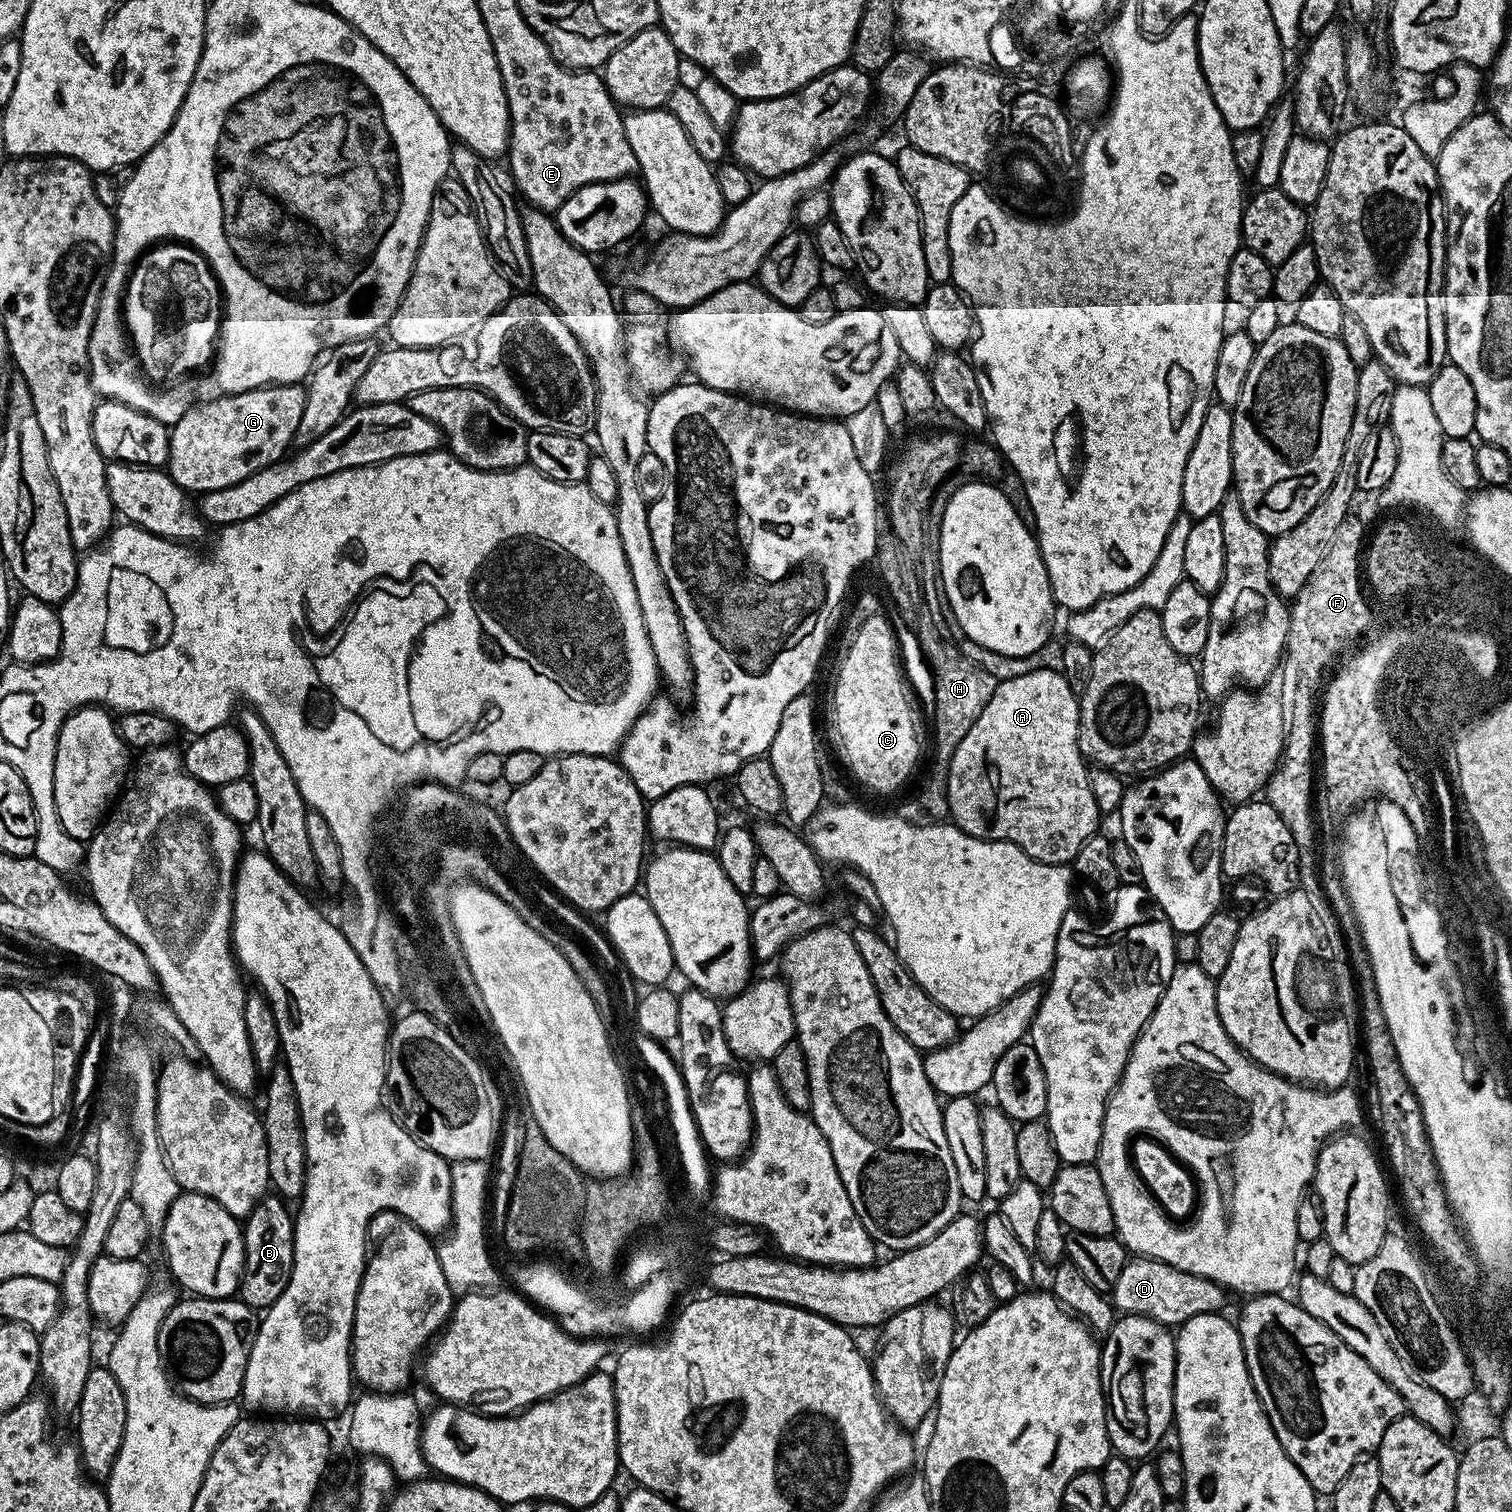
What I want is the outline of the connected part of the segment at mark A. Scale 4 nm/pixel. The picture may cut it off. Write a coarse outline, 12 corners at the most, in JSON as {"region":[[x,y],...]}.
{"region":[[1063,673],[997,683],[948,816],[1071,865],[1102,814]]}

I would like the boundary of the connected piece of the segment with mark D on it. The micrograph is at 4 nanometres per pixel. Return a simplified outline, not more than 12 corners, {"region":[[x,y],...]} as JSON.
{"region":[[1149,1256],[1122,1266],[1120,1314],[1179,1326],[1223,1313],[1224,1285]]}

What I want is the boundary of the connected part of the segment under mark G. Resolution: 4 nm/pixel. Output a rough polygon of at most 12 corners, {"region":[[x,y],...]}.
{"region":[[269,384],[189,407],[170,428],[185,492],[285,459],[306,406]]}

